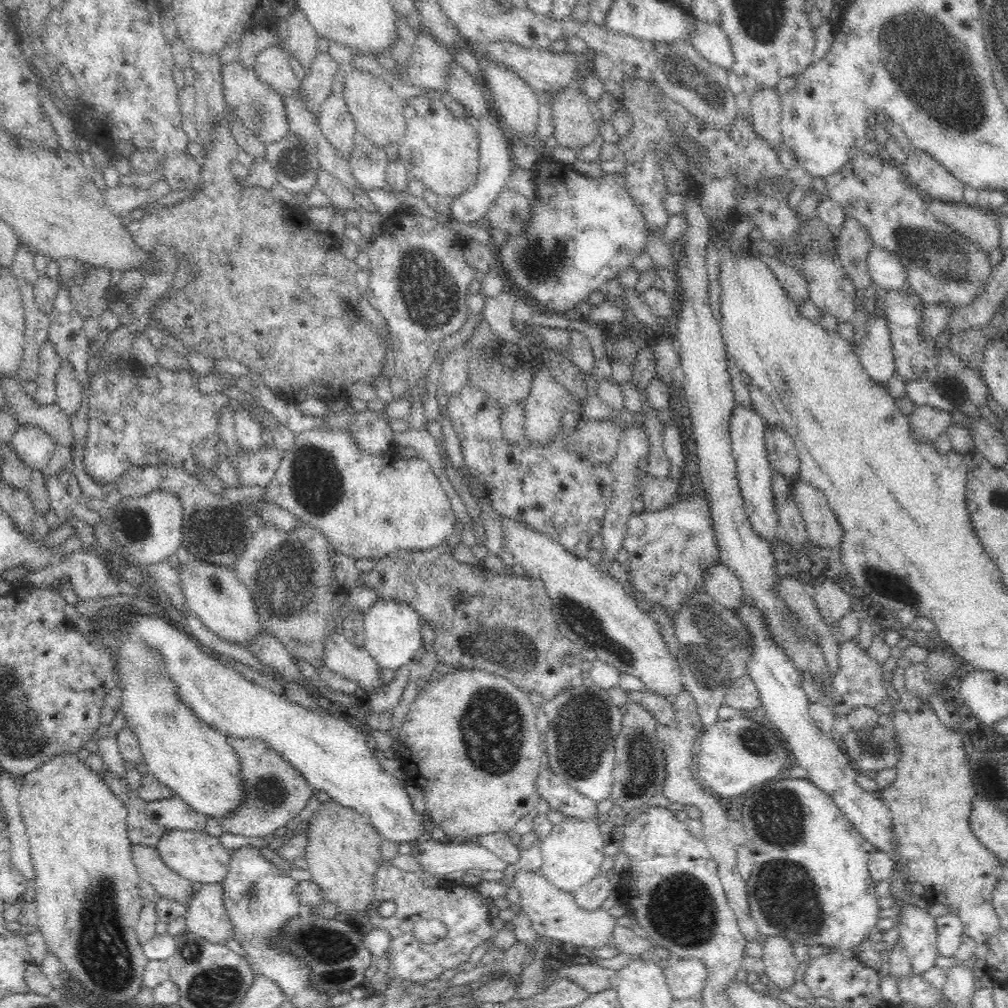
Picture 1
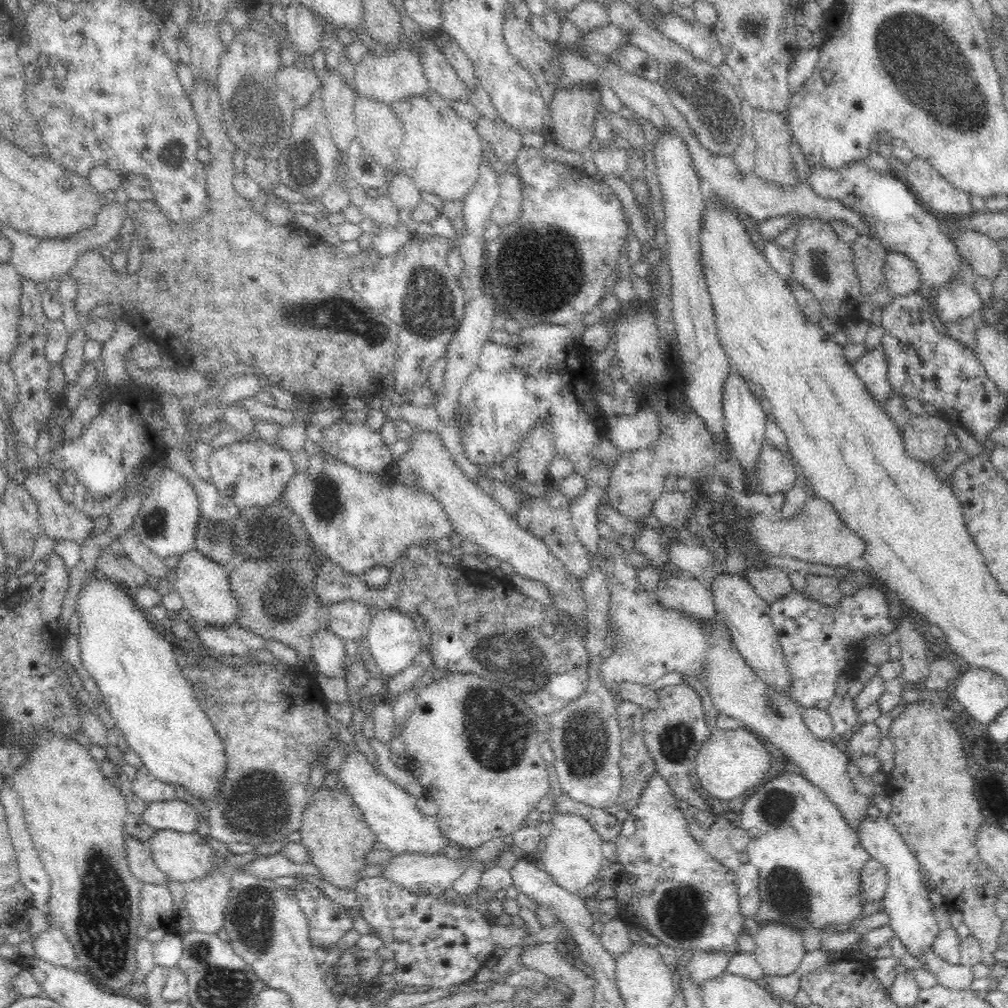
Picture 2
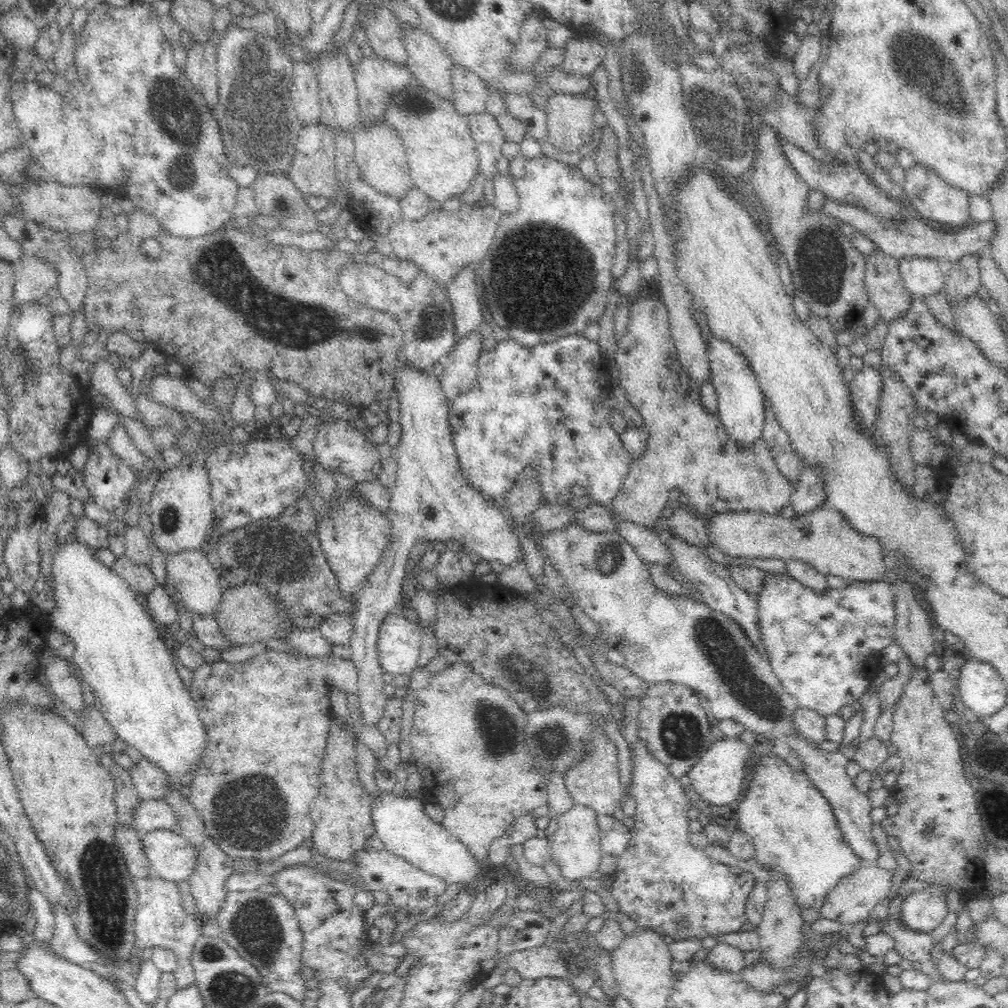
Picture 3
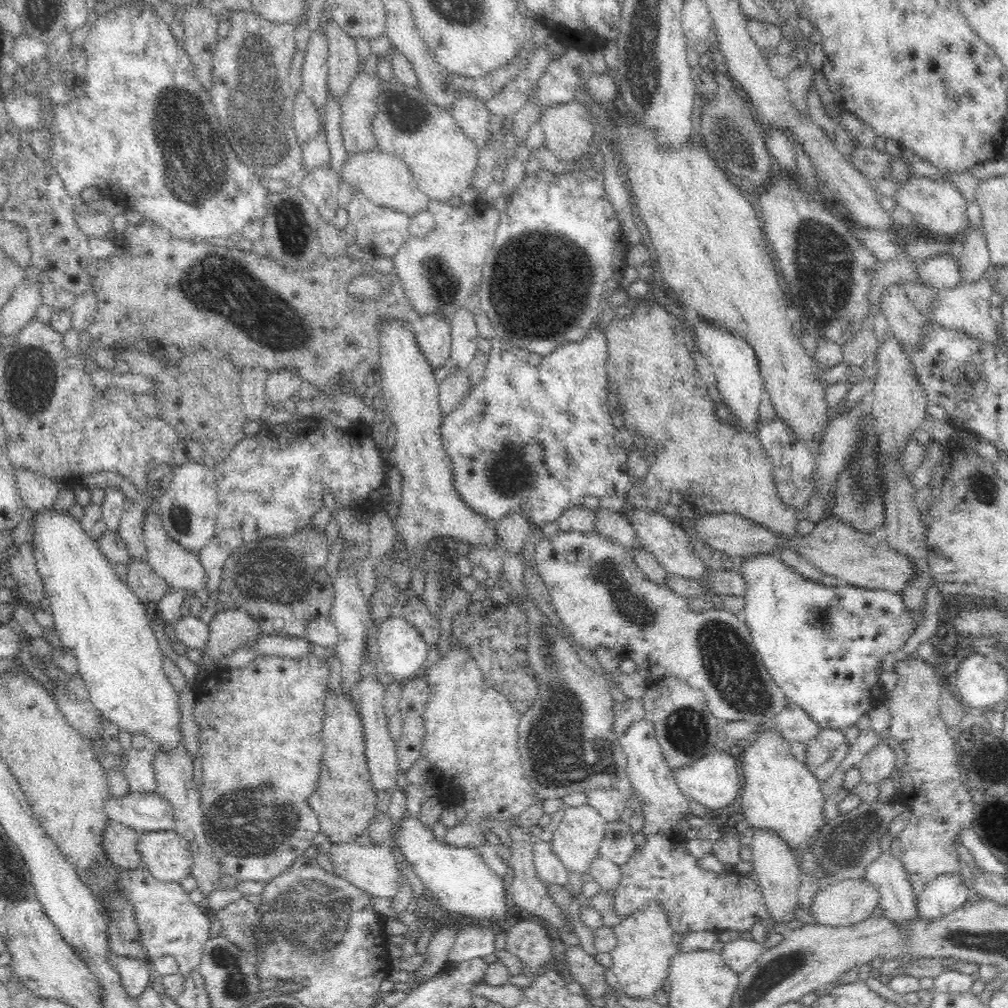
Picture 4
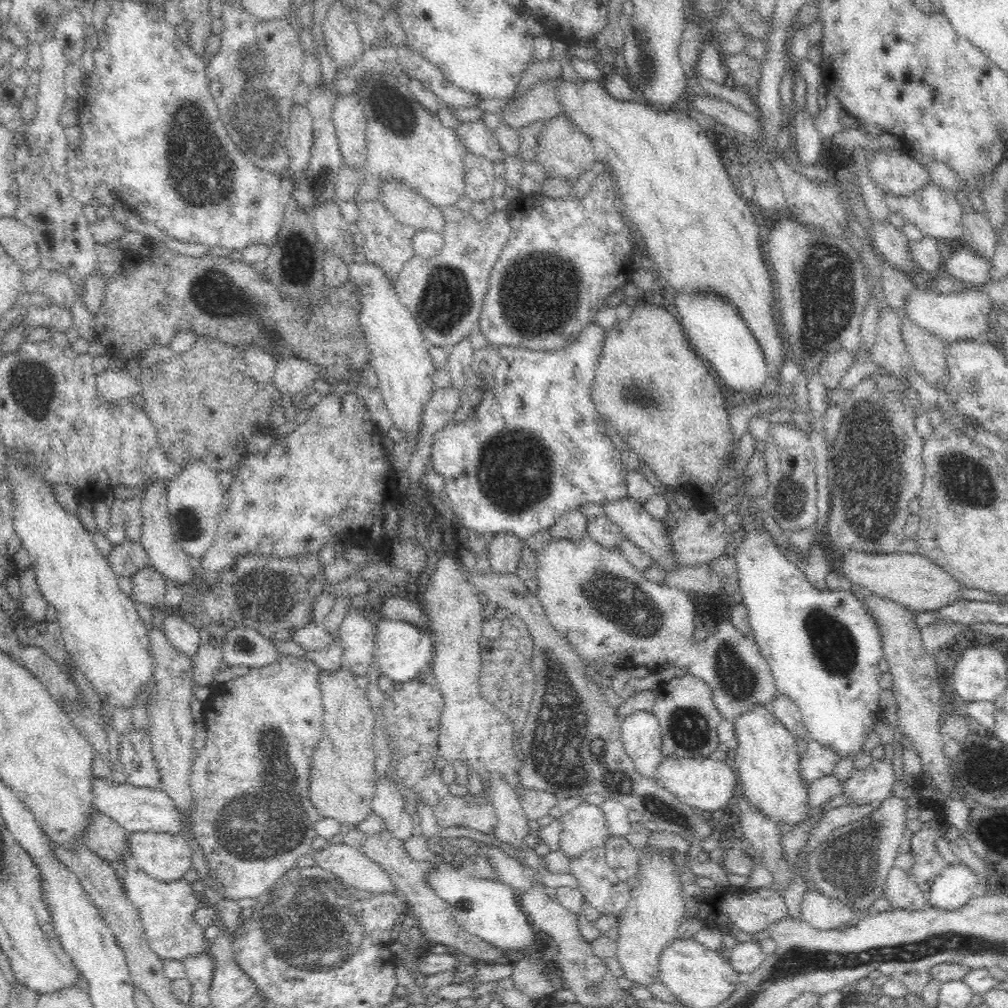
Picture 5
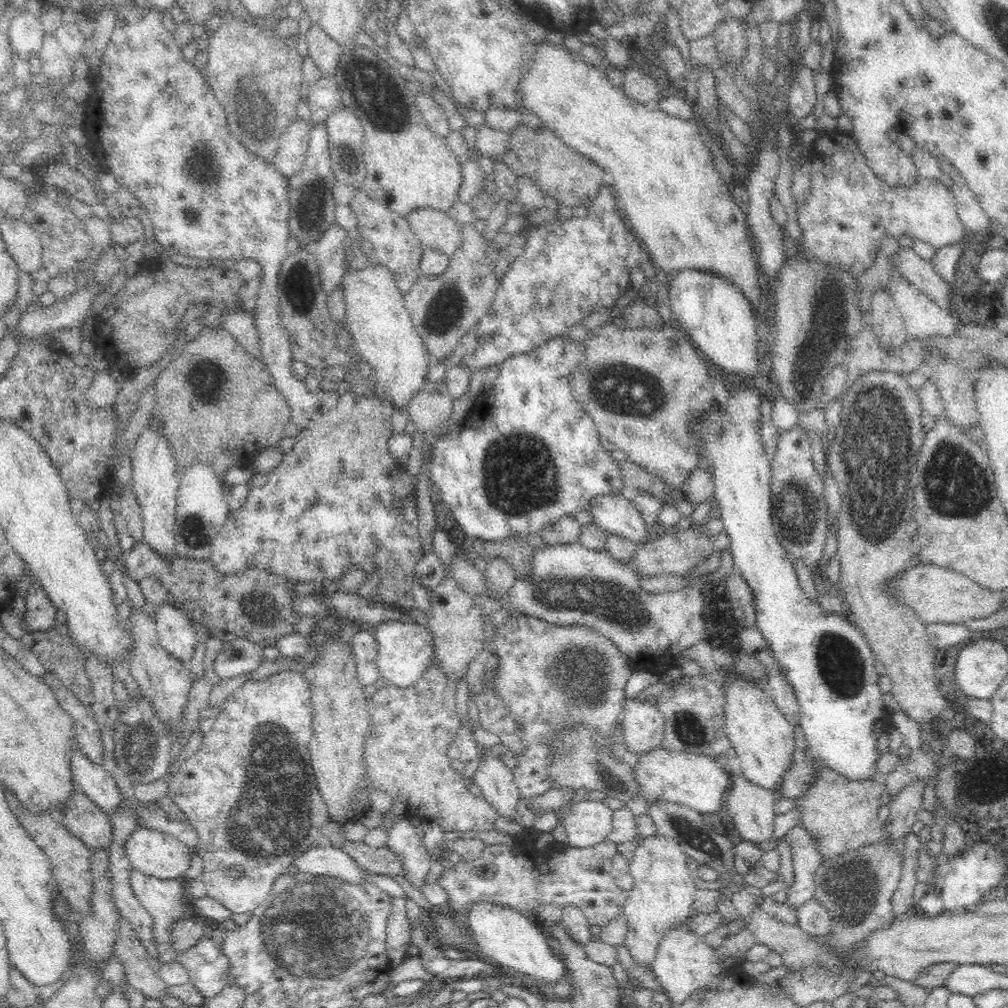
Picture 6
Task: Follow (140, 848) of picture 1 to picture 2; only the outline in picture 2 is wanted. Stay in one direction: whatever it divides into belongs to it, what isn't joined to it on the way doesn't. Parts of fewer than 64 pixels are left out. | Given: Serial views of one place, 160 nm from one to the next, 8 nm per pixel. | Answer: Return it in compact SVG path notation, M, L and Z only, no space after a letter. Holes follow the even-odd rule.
M124 836L124 847L126 847L126 858L131 873L141 883L163 884L168 882L166 875L158 869L152 860L150 849L143 842Z

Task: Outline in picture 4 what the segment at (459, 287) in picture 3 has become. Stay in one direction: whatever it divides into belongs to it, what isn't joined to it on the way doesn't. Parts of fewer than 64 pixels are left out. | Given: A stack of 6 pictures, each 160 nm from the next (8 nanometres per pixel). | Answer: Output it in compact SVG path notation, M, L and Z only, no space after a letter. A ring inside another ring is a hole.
M458 310L451 320L451 351L449 360L453 366L466 373L478 351L479 337L474 315L468 310Z

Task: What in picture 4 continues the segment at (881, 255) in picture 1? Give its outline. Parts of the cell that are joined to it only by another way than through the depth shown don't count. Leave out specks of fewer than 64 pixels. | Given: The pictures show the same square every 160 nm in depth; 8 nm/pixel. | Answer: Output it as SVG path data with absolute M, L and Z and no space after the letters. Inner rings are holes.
M948 253L936 255L930 259L924 260L924 264L922 265L922 268L918 269L916 277L919 277L919 280L914 280L913 282L926 283L935 289L954 288L963 282L962 267L958 265L958 258Z

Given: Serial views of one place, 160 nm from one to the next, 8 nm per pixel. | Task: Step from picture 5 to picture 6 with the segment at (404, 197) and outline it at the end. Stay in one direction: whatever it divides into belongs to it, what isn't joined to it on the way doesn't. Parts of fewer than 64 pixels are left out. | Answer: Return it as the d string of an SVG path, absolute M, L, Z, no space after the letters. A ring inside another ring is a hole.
M416 210L406 219L424 249L438 252L449 260L460 252L463 242L461 227L447 212Z

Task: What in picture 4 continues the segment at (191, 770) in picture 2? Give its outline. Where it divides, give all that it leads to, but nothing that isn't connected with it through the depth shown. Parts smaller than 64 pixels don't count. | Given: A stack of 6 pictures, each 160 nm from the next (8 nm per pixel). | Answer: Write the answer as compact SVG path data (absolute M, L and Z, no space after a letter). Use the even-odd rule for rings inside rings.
M46 508L32 511L32 518L29 523L28 536L32 543L32 550L34 553L34 562L36 563L36 570L40 575L40 581L44 588L46 597L50 600L52 608L52 617L54 617L53 629L56 631L58 637L62 641L62 646L65 650L72 653L78 663L78 675L84 680L87 691L89 692L90 700L93 705L101 712L104 718L110 720L122 731L128 731L134 735L135 732L147 734L150 737L151 744L149 747L155 751L174 749L182 741L182 732L180 732L180 712L178 712L178 694L169 679L166 678L162 669L163 655L158 647L158 642L154 636L154 632L150 627L151 610L149 606L143 605L139 599L132 593L127 583L120 579L114 571L112 566L103 555L99 545L94 542L89 533L84 531L81 527L80 521L77 521L69 512L62 512L56 509Z

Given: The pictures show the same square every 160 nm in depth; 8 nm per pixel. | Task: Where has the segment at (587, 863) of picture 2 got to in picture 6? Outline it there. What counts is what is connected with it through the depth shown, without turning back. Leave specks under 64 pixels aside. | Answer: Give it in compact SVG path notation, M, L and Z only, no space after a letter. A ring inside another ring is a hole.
M604 800L572 803L563 818L566 843L576 848L588 848L607 840L613 825L613 810Z

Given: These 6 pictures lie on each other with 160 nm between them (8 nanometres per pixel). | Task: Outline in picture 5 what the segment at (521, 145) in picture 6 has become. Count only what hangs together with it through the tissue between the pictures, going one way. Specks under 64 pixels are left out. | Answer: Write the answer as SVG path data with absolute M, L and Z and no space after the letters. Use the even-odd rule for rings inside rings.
M560 114L556 119L545 122L545 127L537 135L538 145L534 149L534 161L538 163L548 179L558 179L568 183L567 187L574 188L574 184L588 170L598 170L597 154L592 142L583 134L578 133L571 121Z

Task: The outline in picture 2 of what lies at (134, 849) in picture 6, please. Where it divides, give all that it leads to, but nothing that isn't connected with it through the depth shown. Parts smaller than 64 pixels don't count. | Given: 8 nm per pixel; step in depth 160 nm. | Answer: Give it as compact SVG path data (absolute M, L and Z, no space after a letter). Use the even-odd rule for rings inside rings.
M175 830L155 831L147 845L156 866L164 875L167 881L177 881L186 884L196 878L206 876L214 868L214 855L212 849L202 841L198 832L183 833Z

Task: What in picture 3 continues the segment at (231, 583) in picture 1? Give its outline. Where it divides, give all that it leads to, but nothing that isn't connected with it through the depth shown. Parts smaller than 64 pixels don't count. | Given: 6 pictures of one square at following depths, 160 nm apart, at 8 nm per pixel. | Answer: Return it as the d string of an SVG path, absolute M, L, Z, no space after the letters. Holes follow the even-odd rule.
M205 550L162 552L162 554L165 559L167 581L172 582L178 590L185 609L193 615L212 615L220 605L225 584L208 561Z

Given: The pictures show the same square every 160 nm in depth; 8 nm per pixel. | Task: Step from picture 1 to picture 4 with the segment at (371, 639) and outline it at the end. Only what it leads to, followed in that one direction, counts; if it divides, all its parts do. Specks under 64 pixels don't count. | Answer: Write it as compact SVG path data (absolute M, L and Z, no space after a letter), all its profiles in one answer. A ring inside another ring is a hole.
M395 613L379 625L377 646L382 660L381 671L399 682L423 672L430 649L420 632Z

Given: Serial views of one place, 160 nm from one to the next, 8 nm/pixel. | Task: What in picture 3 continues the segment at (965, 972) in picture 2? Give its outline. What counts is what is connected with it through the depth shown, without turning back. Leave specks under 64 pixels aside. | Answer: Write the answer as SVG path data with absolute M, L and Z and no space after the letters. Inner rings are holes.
M886 917L882 923L882 931L894 939L894 950L910 960L915 968L930 979L940 981L940 973L930 961L930 950L933 948L929 933L912 930L901 918Z

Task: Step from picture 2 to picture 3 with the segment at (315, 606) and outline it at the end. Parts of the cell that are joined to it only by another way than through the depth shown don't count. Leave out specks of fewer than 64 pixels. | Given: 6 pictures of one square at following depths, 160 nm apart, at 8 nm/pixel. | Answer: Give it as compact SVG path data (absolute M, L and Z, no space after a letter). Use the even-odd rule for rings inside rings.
M244 583L240 588L232 588L232 590L224 587L220 605L212 616L216 620L220 633L225 637L226 645L230 642L231 648L252 646L270 639L284 639L294 630L285 620L285 614L271 600L268 590L258 583Z

